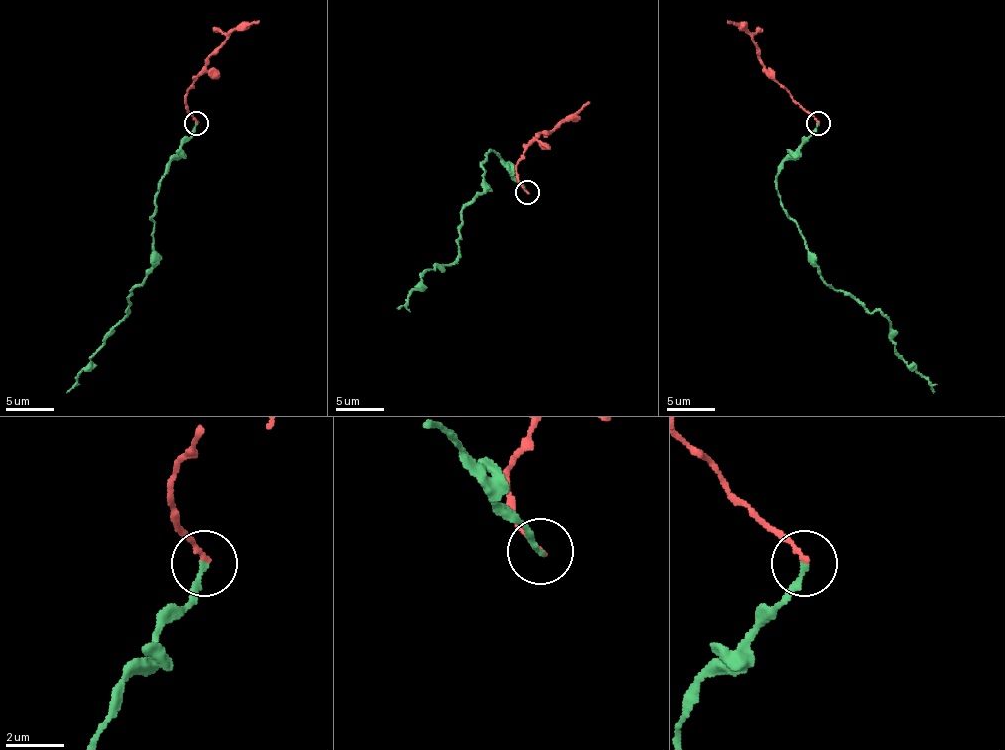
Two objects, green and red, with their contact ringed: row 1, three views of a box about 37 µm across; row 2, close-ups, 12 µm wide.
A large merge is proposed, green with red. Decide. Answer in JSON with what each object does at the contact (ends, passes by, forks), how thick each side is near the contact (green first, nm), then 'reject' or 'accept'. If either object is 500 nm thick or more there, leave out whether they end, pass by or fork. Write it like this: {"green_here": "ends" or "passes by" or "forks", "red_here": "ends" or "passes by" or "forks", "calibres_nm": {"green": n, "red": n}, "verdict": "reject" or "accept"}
{"green_here": "ends", "red_here": "ends", "calibres_nm": {"green": 170, "red": 160}, "verdict": "reject"}

